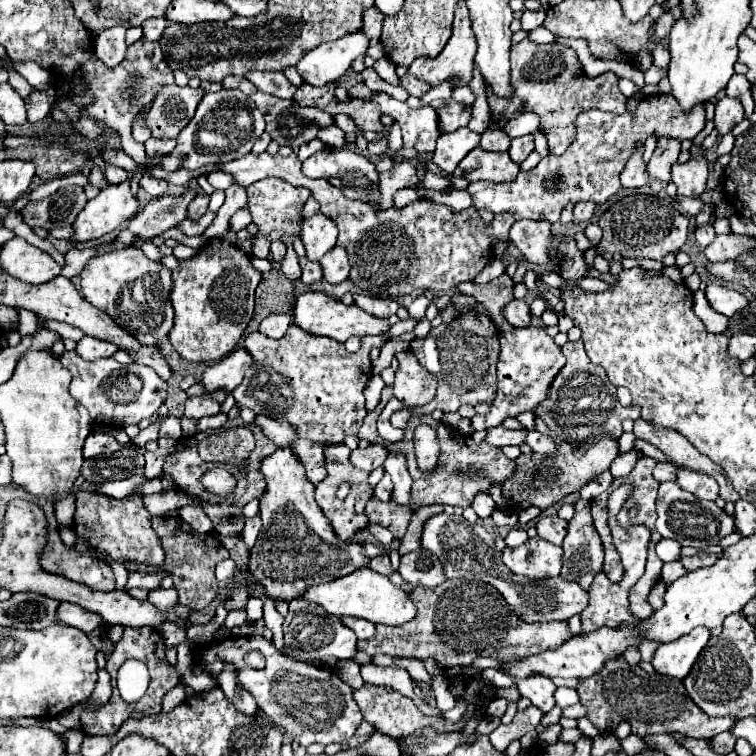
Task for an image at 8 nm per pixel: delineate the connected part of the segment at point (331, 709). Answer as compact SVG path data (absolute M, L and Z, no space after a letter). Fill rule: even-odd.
M262 634L256 636L230 636L224 642L210 642L198 646L200 658L204 660L204 668L212 668L212 676L218 678L220 666L224 662L232 662L240 670L240 686L248 688L248 692L256 698L258 708L282 728L286 738L298 742L300 746L310 746L314 742L328 746L332 742L346 744L350 736L354 736L356 728L363 721L362 712L354 701L354 688L348 686L332 668L318 668L316 664L294 662L282 656L270 640ZM258 650L266 658L266 668L254 670L244 664L244 654Z

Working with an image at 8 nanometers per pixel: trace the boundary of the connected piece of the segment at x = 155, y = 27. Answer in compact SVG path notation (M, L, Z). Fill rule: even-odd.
M148 18L144 22L144 26L142 26L144 38L148 38L148 40L160 40L160 36L162 36L166 26L168 26L166 18Z

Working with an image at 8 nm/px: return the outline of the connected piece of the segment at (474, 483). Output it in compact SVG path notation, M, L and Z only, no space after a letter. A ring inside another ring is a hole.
M380 408L374 410L374 412L368 412L368 416L364 418L364 424L358 432L358 438L366 438L368 442L380 442L384 446L394 446L392 450L400 450L406 454L406 460L408 460L408 471L414 478L414 486L412 486L412 506L414 510L418 510L420 506L430 506L430 504L450 504L450 506L460 506L460 508L466 508L472 504L472 498L480 492L490 492L490 486L492 484L504 484L514 472L516 472L516 462L506 458L502 454L500 448L488 444L488 442L472 442L470 438L462 436L458 430L454 430L452 426L446 426L444 422L438 422L434 420L432 416L414 416L410 422L408 422L408 428L404 432L404 438L396 444L392 442L386 442L378 436L376 432L376 420L380 416ZM420 422L426 422L430 424L432 428L438 430L438 436L440 436L440 448L442 448L442 454L440 454L440 464L436 468L436 472L432 476L422 476L422 472L418 470L416 466L416 456L414 452L413 433L414 428L420 424Z

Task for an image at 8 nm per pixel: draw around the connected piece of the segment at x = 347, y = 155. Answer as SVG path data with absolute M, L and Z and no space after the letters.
M334 148L330 152L316 152L302 162L302 172L308 178L330 180L350 200L376 200L378 174L374 164L348 148Z

